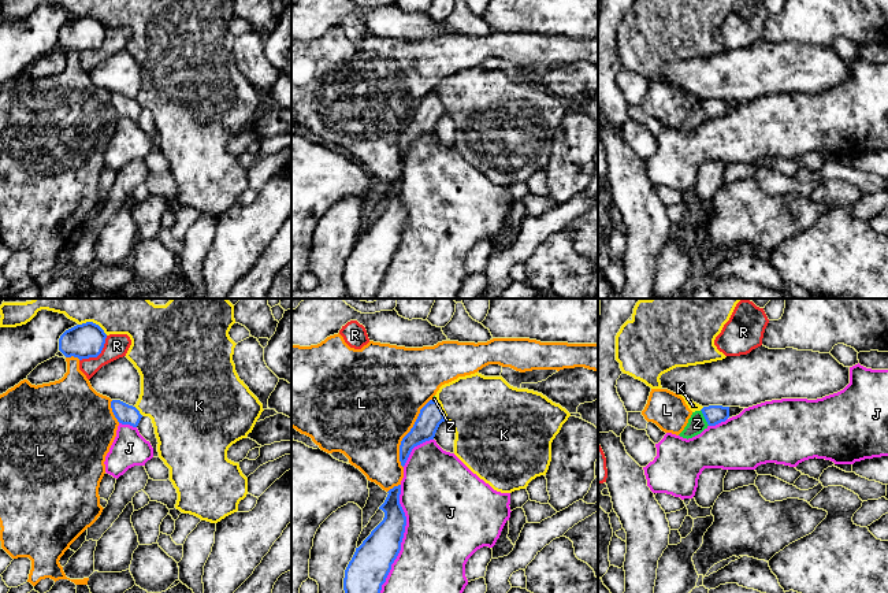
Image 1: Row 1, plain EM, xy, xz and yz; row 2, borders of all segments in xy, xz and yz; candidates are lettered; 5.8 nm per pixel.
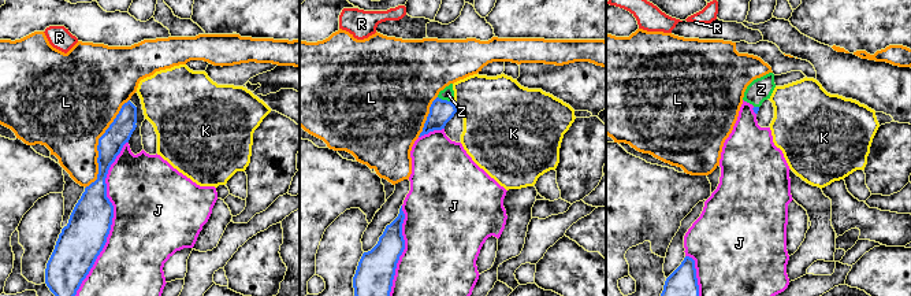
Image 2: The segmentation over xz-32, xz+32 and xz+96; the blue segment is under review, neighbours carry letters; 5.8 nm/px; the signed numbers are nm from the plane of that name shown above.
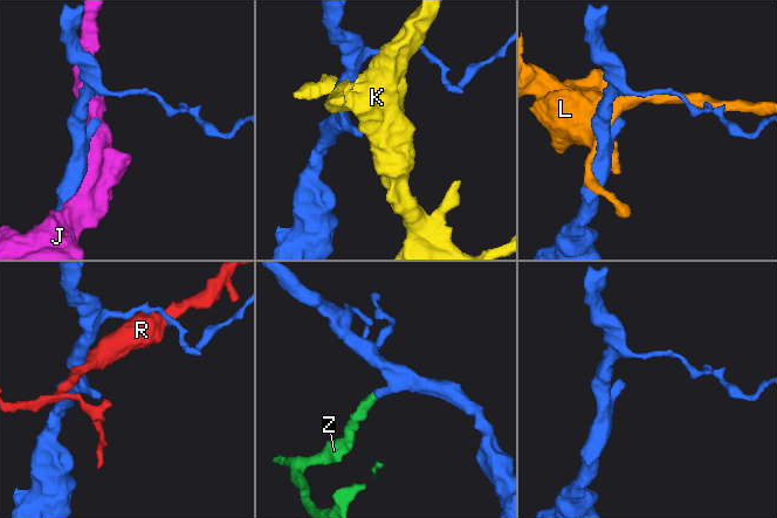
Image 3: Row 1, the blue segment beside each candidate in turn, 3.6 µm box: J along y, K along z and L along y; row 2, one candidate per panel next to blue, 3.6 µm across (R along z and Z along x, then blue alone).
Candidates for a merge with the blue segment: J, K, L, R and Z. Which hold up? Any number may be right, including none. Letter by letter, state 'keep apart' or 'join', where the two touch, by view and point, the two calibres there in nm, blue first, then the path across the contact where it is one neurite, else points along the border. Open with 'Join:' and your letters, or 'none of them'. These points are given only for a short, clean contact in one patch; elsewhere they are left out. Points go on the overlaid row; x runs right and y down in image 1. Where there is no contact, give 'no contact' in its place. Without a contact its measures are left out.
Join: Z
J: keep apart; meets blue in xz at (402, 537); 240 nm thick on the blue side, 460 nm on the other
K: keep apart; meets blue in xy at (92, 322); 200 nm thick on the blue side, 360 nm on the other
L: keep apart; meets blue in xz at (408, 433); 140 nm thick on the blue side, 500 nm on the other
R: keep apart; meets blue in xy at (97, 355); 200 nm thick on the blue side, 140 nm on the other
Z: join; meets blue in yz at (705, 418); 110 nm thick on the blue side, 110 nm on the other; runs through yz (713, 414), (705, 418), (697, 423)

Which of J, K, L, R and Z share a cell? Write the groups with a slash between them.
J / K / L / R / Z

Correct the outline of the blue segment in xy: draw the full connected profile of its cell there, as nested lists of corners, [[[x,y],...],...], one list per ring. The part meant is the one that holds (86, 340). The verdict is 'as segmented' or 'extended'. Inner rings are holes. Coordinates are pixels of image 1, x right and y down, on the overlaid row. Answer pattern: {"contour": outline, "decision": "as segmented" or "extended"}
{"contour": [[[86,322],[66,330],[59,338],[59,351],[66,357],[89,359],[97,357],[105,344],[107,334],[93,323]]], "decision": "as segmented"}

